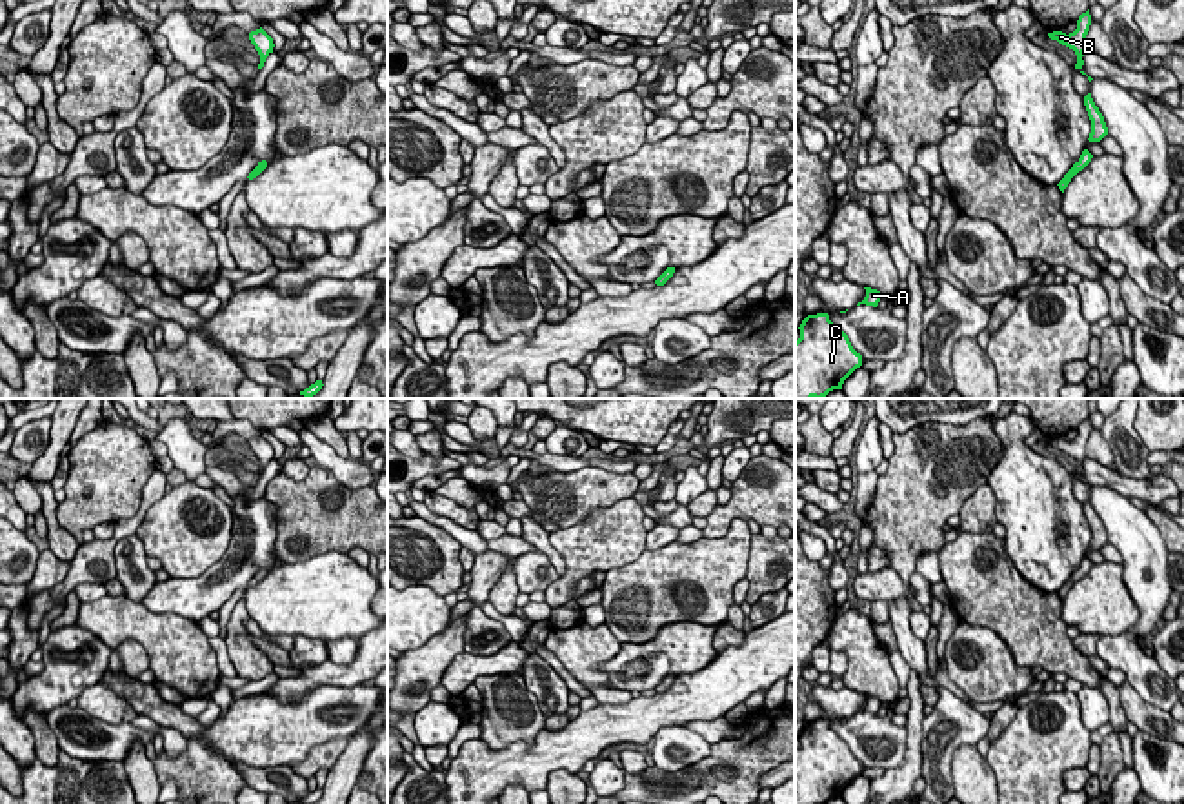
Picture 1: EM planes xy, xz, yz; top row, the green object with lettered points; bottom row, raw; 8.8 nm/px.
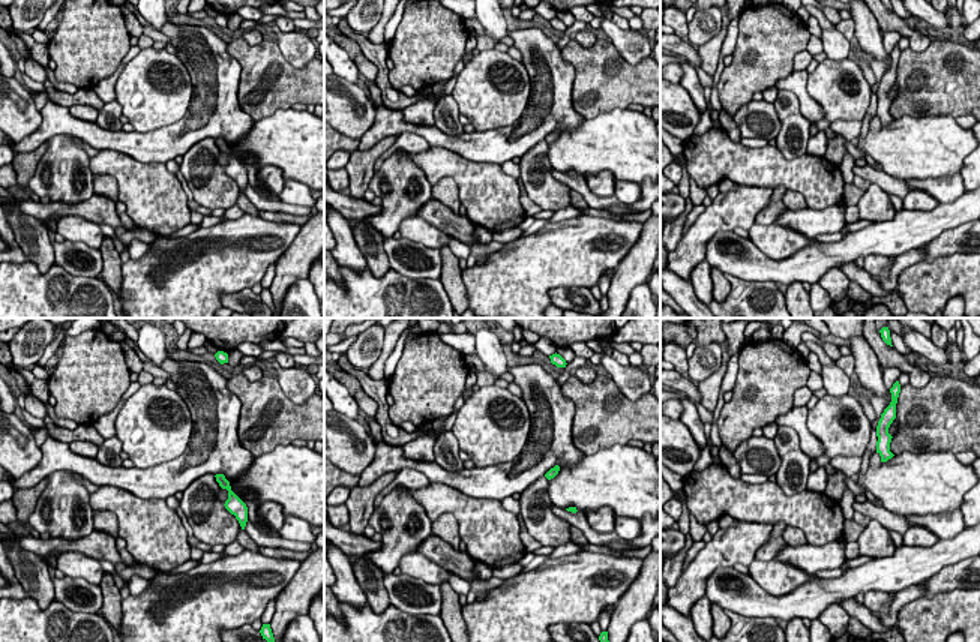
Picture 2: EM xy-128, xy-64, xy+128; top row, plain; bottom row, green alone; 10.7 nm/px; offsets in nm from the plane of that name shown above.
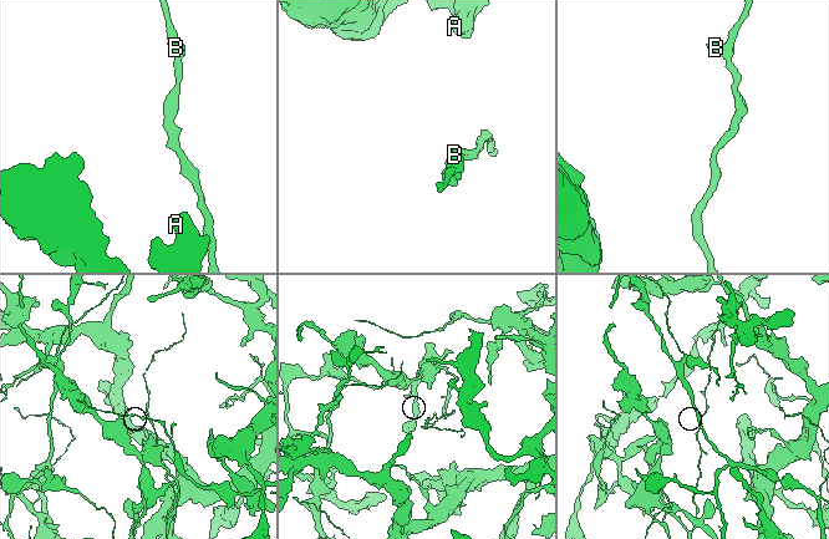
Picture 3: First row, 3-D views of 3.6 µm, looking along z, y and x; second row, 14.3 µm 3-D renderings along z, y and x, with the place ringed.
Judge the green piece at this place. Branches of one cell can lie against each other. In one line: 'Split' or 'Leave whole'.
Split

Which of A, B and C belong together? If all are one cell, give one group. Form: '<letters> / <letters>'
A C / B

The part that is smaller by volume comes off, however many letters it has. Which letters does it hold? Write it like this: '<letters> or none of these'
B

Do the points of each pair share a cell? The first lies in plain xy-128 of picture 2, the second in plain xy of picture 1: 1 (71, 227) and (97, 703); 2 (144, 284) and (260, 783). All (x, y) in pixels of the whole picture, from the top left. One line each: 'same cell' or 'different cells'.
1: same cell
2: different cells

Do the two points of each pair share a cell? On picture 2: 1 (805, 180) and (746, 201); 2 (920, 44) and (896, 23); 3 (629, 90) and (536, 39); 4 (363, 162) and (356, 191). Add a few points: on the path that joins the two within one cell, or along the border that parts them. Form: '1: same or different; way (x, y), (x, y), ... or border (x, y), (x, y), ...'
1: different; border (737, 183), (772, 189)
2: same; way (914, 38), (902, 27)
3: different; border (560, 50), (560, 54), (574, 68), (574, 86)
4: same; way (360, 170), (359, 183)

